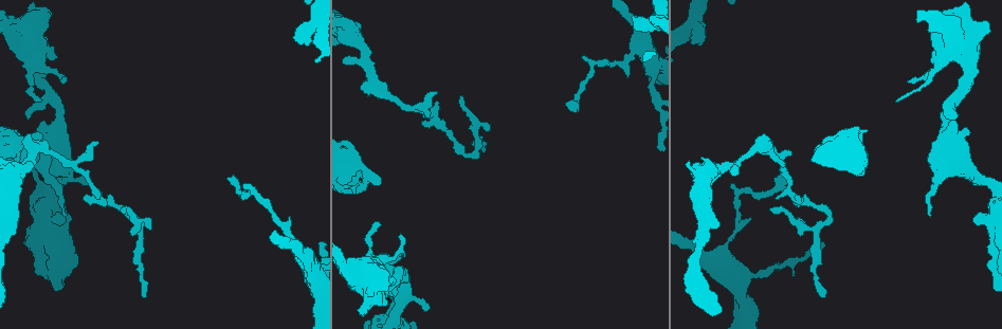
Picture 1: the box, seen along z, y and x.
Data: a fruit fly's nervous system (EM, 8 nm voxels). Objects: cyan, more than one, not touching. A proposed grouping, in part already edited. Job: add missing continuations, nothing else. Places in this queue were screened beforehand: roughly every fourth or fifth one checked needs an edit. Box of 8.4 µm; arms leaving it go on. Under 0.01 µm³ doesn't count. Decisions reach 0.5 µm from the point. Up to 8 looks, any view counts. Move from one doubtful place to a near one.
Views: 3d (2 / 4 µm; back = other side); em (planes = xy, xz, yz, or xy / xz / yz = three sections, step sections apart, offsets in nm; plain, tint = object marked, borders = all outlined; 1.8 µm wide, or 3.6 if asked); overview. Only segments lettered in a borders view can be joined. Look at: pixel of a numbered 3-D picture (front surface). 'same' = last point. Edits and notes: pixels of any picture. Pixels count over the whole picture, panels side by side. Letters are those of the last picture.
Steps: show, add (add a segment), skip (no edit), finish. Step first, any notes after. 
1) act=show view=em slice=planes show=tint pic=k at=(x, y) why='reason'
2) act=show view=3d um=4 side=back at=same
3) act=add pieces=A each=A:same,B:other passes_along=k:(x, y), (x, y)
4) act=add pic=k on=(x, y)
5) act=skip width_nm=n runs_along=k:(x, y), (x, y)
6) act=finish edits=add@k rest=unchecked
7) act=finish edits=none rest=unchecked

act=show view=3d um=4 pic=1 at=(803, 220) why='free end'

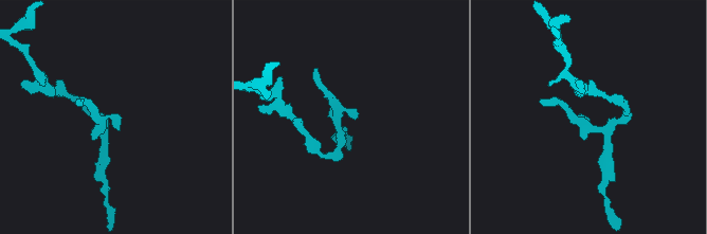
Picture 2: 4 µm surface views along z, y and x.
act=show view=em slice=xy step=16 show=tint pic=2 at=(357, 116)

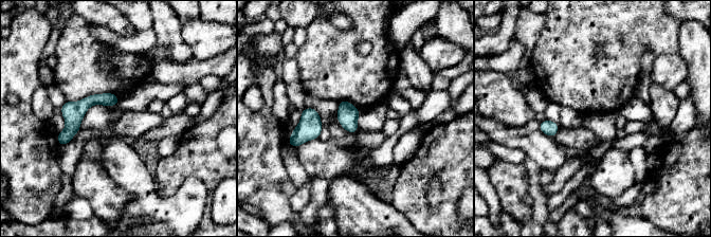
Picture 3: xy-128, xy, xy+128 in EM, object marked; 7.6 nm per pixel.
act=show view=em slice=planes show=borders at=same why='cut it another way'

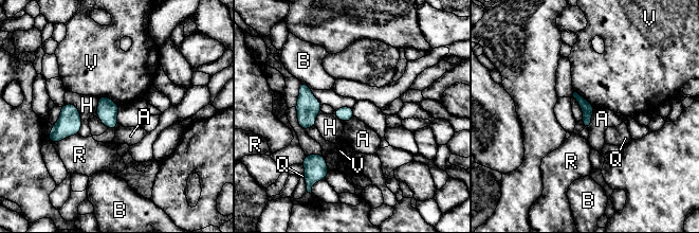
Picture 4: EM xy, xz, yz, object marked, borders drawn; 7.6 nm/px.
act=skip width_nm=90 each=A:other,B:other,H:other,Q:other,R:other,V:other border=4:(595, 109), (588, 128) found='none of them fits'

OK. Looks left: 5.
act=show view=3d um=4 side=back pic=1 at=(412, 108)

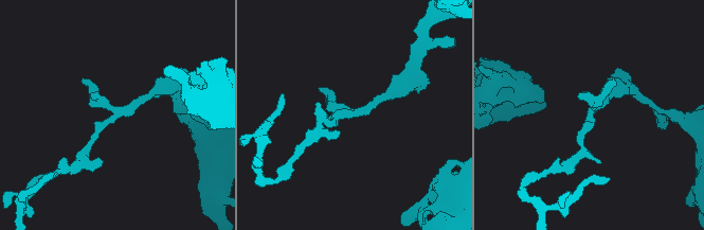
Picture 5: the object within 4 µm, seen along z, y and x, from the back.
act=show view=em slice=planes show=borders pic=5 at=(351, 112) why='need the tissue'

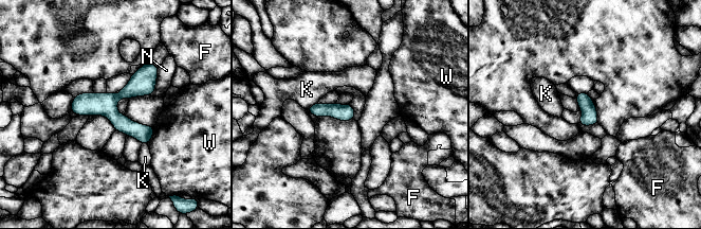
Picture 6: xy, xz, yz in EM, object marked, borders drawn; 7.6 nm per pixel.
act=skip longest_contact=N:220nm each=F:other,K:other,N:other,W:other border=6:(317, 102), (307, 108) found='none of them fits'

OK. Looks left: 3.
act=show view=3d um=2 side=back pic=1 at=(297, 38) why='free end'

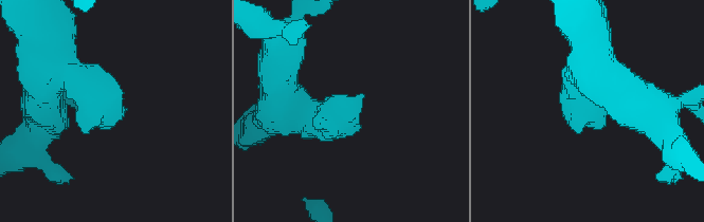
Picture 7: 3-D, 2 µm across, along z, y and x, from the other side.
act=show view=em slice=planes show=borders pic=7 at=(122, 108) why='now the EM'

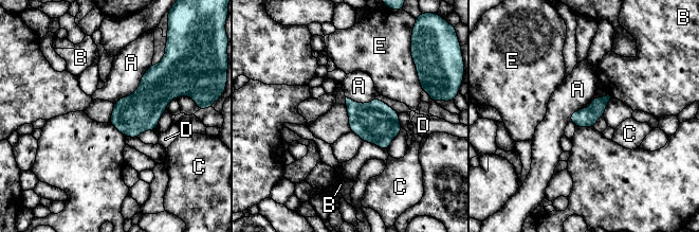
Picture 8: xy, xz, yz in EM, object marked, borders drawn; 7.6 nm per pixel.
act=skip each=A:other,B:other,C:other,D:other,E:other border=8:(151, 64), (140, 85), (113, 103) found='none of them fits'

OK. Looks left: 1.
act=finish edits=none rest=unchecked

